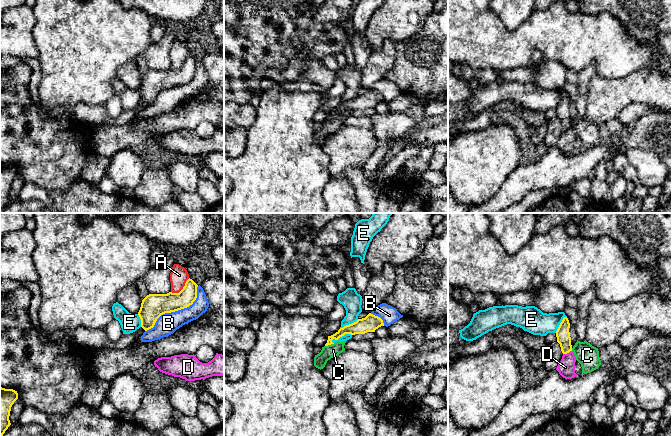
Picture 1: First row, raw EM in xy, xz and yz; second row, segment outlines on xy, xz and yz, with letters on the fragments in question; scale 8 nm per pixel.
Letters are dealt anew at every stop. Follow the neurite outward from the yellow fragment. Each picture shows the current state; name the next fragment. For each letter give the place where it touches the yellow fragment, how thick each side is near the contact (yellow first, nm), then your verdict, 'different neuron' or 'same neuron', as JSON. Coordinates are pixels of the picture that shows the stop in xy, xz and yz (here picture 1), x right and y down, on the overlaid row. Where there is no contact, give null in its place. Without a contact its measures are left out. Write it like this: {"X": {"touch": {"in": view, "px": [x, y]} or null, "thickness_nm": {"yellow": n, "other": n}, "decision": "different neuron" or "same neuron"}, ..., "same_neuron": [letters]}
{"A": {"touch": {"in": "xy", "px": [182, 289]}, "thickness_nm": {"yellow": 180, "other": 140}, "decision": "different neuron"}, "B": {"touch": {"in": "xy", "px": [175, 310]}, "thickness_nm": {"yellow": 190, "other": 170}, "decision": "different neuron"}, "C": {"touch": {"in": "xz", "px": [329, 344]}, "thickness_nm": {"yellow": 100, "other": 110}, "decision": "different neuron"}, "D": {"touch": {"in": "yz", "px": [567, 352]}, "thickness_nm": {"yellow": 110, "other": 140}, "decision": "different neuron"}, "E": {"touch": {"in": "xz", "px": [341, 336]}, "thickness_nm": {"yellow": 130, "other": 50}, "decision": "different neuron"}, "same_neuron": []}

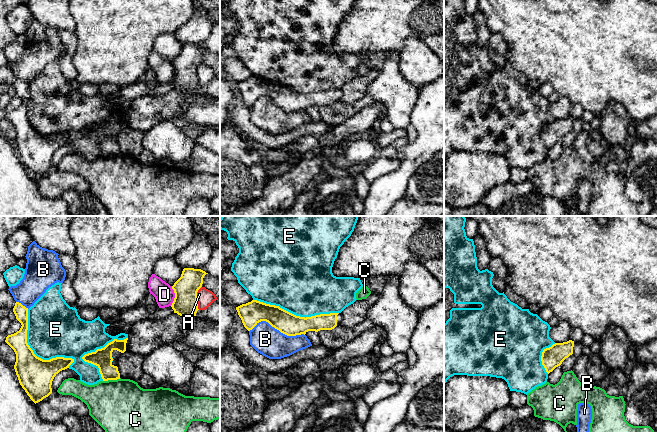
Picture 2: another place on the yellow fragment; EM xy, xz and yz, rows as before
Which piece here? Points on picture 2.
{"A": {"touch": {"in": "xy", "px": [196, 298]}, "thickness_nm": {"yellow": 200, "other": 140}, "decision": "different neuron"}, "B": {"touch": {"in": "xz", "px": [277, 329]}, "thickness_nm": {"yellow": 190, "other": 240}, "decision": "different neuron"}, "C": {"touch": {"in": "xy", "px": [111, 379]}, "thickness_nm": {"yellow": 150, "other": 420}, "decision": "different neuron"}, "D": {"touch": {"in": "xy", "px": [175, 296]}, "thickness_nm": {"yellow": 200, "other": 160}, "decision": "different neuron"}, "E": {"touch": {"in": "xy", "px": [34, 354]}, "thickness_nm": {"yellow": 280, "other": 440}, "decision": "different neuron"}, "same_neuron": []}

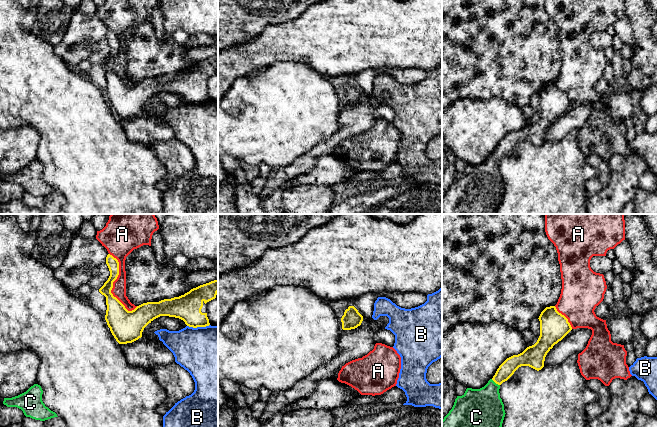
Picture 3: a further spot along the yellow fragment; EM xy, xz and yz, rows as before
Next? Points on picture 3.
{"A": {"touch": {"in": "xy", "px": [112, 283]}, "thickness_nm": {"yellow": 170, "other": 110}, "decision": "different neuron"}, "B": {"touch": {"in": "xy", "px": [198, 326]}, "thickness_nm": {"yellow": 220, "other": 460}, "decision": "different neuron"}, "C": {"touch": {"in": "yz", "px": [495, 382]}, "thickness_nm": {"yellow": 120, "other": 320}, "decision": "same neuron"}, "same_neuron": ["C"]}

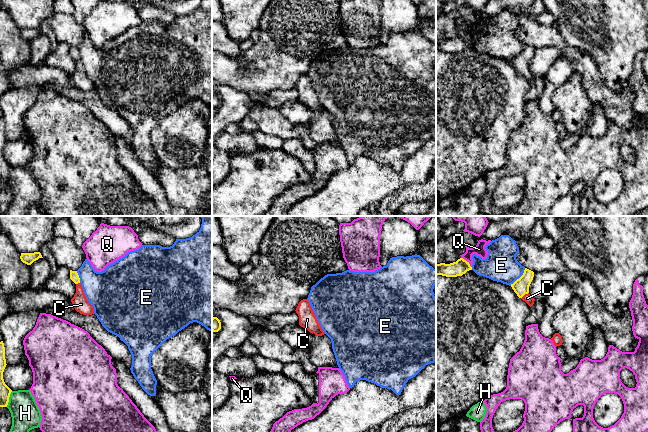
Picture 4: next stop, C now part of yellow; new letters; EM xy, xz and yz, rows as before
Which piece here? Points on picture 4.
{"C": {"touch": {"in": "yz", "px": [524, 294]}, "thickness_nm": {"yellow": 130, "other": 70}, "decision": "same neuron"}, "E": {"touch": {"in": "yz", "px": [520, 277]}, "thickness_nm": {"yellow": 130, "other": 260}, "decision": "different neuron"}, "H": {"touch": {"in": "xy", "px": [8, 399]}, "thickness_nm": {"yellow": 90, "other": 240}, "decision": "different neuron"}, "Q": {"touch": {"in": "yz", "px": [467, 262]}, "thickness_nm": {"yellow": 120, "other": 90}, "decision": "different neuron"}, "same_neuron": ["C"]}

